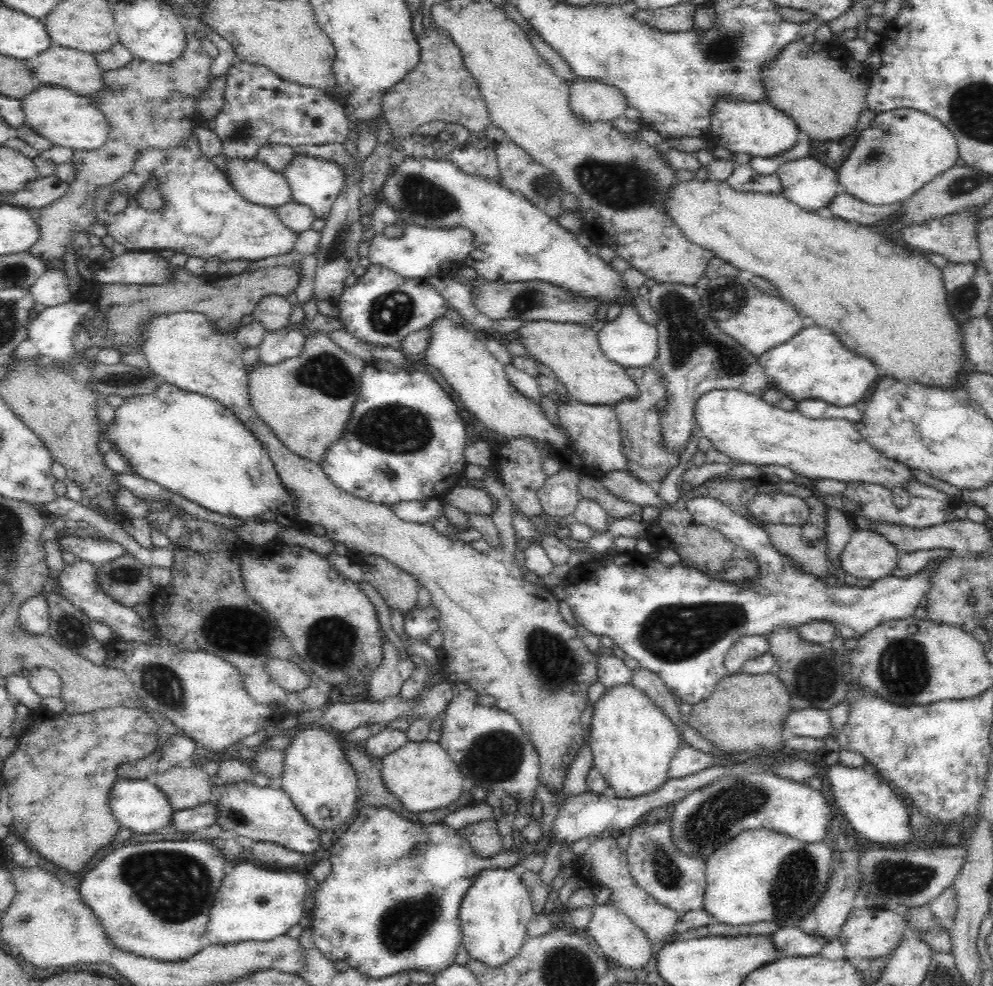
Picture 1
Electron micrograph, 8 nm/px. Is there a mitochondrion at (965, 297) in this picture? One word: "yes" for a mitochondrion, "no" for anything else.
yes

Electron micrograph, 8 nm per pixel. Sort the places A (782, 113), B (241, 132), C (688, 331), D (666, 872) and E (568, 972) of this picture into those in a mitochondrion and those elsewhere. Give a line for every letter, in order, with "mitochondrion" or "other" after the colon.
A: other
B: mitochondrion
C: mitochondrion
D: mitochondrion
E: mitochondrion

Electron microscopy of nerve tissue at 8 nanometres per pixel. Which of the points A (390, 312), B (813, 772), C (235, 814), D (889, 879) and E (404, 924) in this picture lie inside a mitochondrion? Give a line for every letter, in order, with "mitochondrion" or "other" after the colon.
A: mitochondrion
B: other
C: mitochondrion
D: mitochondrion
E: mitochondrion

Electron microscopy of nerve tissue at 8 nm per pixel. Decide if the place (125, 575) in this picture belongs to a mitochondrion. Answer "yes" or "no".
yes

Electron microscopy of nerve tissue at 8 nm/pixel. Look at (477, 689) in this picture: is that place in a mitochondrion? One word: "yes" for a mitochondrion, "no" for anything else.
no

